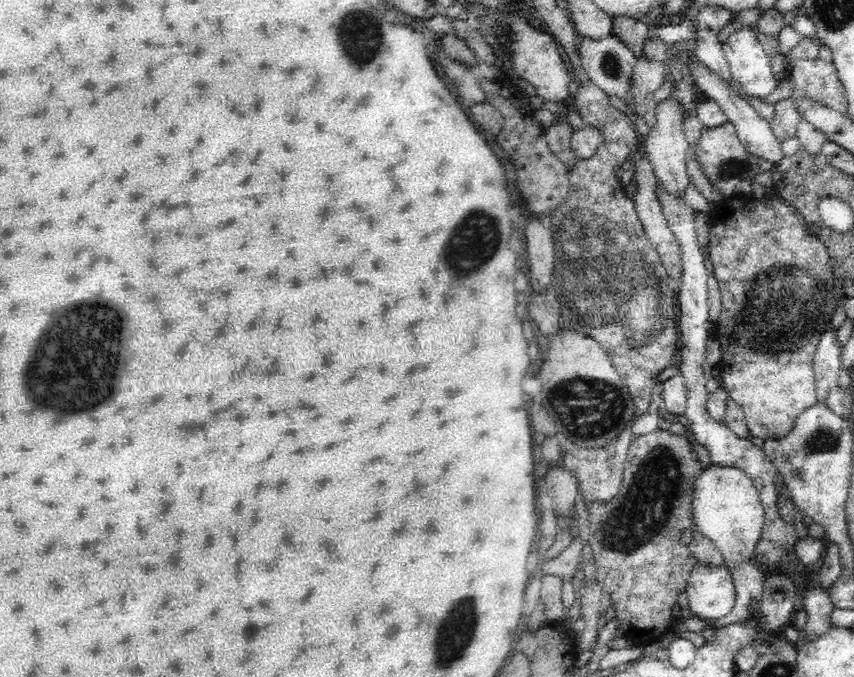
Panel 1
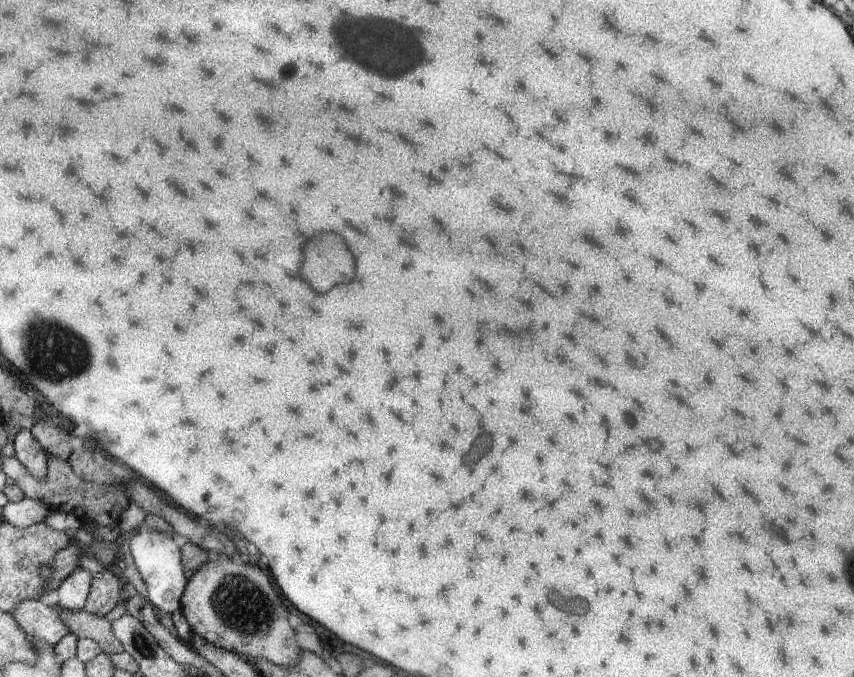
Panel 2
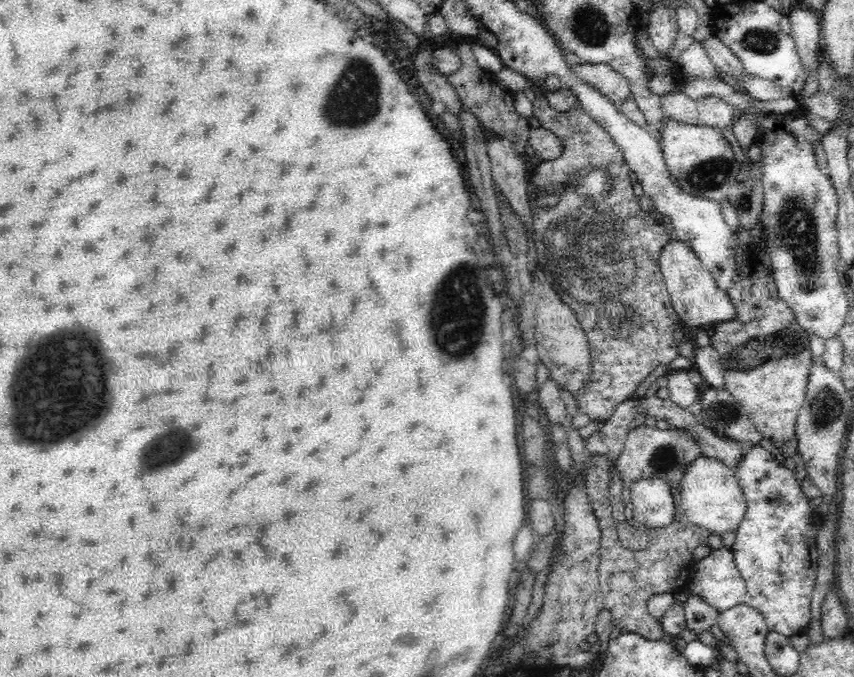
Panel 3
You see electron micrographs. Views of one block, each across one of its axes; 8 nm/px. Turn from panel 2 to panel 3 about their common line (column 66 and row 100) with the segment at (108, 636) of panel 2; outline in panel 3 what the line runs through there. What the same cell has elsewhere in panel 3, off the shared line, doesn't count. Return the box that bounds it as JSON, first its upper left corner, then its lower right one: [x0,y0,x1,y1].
[570,64,632,106]

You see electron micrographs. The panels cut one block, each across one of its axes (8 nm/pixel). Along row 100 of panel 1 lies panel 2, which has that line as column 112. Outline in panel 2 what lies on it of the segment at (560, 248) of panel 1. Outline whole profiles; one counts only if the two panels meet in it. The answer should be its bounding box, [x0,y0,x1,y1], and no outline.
[83,568,129,618]

